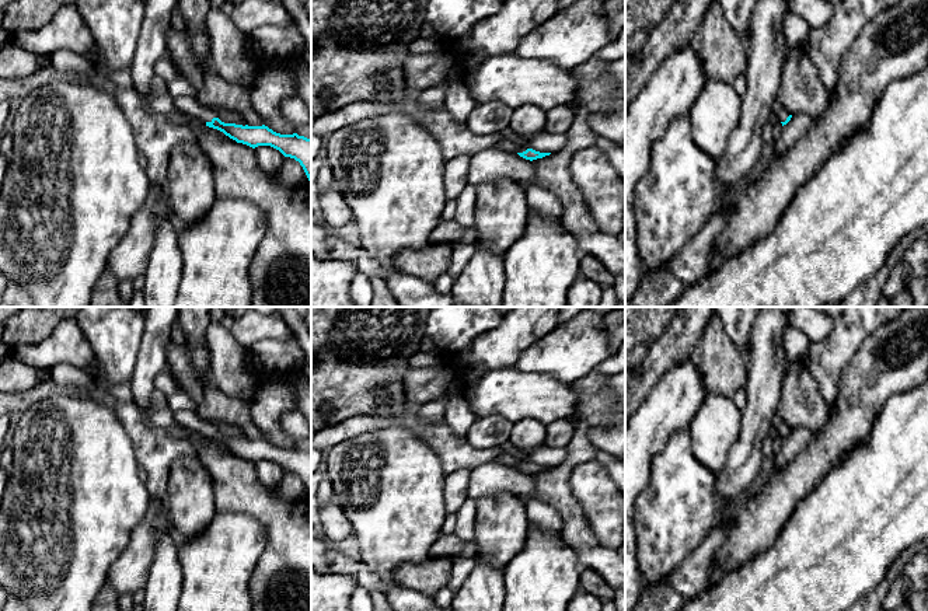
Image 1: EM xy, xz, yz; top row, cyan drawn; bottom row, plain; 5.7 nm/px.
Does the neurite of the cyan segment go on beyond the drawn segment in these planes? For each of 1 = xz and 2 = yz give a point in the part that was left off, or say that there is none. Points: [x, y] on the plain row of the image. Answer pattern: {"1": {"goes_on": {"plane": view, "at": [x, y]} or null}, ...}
{"1": {"goes_on": null}, "2": {"goes_on": null}}

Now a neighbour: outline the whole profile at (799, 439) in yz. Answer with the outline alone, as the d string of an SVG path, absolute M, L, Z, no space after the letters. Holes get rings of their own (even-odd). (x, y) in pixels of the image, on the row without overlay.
M806 427L792 429L791 434L782 440L781 450L775 455L775 471L793 462L813 441L814 433Z

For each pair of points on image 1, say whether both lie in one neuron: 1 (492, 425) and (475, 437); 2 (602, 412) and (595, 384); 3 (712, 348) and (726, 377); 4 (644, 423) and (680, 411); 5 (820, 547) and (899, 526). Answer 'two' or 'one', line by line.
1: one
2: one
3: one
4: one
5: one

